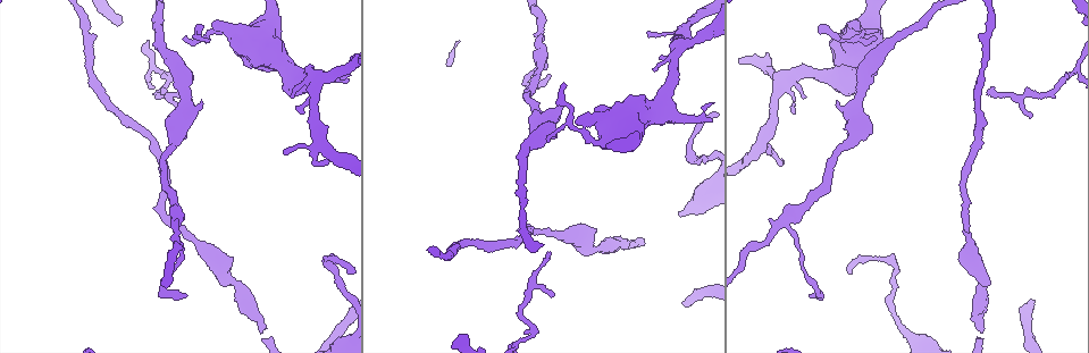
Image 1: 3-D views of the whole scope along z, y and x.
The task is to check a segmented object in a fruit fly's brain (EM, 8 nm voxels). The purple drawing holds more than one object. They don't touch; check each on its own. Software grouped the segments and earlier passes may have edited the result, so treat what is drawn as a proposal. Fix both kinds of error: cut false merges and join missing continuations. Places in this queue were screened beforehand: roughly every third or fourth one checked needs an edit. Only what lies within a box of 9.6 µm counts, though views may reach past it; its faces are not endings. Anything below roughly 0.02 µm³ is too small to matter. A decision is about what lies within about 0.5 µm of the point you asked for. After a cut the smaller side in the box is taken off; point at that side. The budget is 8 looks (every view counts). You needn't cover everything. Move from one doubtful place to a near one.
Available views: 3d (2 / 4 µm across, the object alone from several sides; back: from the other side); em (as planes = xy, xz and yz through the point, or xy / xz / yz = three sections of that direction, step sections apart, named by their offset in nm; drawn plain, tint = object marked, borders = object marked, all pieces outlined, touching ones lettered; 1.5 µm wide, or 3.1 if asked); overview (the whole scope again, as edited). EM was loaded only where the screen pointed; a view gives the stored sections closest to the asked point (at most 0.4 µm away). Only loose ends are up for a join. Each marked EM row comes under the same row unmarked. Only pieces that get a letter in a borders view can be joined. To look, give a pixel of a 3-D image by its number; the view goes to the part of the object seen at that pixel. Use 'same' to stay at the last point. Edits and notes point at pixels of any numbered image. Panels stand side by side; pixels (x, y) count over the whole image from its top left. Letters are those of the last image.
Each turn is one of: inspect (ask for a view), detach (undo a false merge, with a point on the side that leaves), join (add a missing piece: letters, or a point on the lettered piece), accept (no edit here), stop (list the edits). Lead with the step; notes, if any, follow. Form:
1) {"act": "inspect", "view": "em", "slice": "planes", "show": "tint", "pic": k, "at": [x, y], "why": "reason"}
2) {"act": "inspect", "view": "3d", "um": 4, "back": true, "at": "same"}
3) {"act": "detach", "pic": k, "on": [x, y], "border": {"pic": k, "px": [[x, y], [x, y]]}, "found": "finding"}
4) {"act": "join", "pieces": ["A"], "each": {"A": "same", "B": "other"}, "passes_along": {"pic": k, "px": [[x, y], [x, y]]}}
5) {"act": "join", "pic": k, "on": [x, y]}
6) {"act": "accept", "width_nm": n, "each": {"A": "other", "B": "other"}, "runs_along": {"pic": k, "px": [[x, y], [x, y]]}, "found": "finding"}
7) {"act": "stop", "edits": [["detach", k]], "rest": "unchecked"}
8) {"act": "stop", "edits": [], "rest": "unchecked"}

{"act": "inspect", "view": "em", "slice": "yz", "step": 8, "show": "borders", "pic": 1, "at": [786, 220], "why": "sharp bend"}

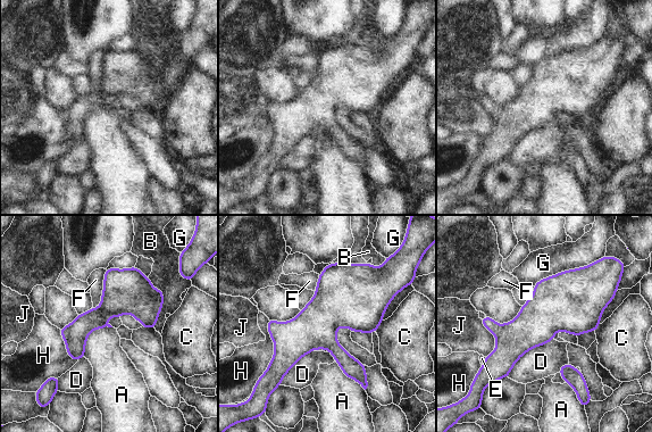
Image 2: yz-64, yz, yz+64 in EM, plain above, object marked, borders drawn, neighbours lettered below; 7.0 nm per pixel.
{"act": "accept", "each": {"A": "other", "B": "other", "C": "other", "D": "other", "E": "other", "F": "other", "G": "other", "H": "other", "J": "other"}, "border": {"pic": 2, "px": [[106, 270], [101, 304], [92, 308]]}, "found": "all the same neuron"}

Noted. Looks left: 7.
{"act": "inspect", "view": "em", "slice": "planes", "show": "borders", "pic": 1, "at": [283, 152], "why": "thin end"}

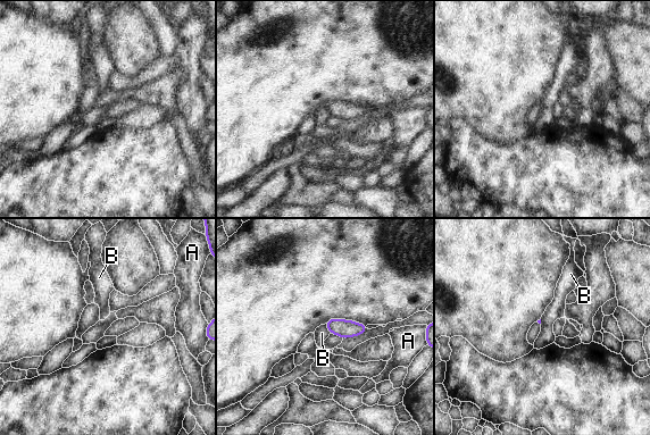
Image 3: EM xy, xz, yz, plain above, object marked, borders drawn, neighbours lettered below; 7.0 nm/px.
{"act": "accept", "each": {"A": "other", "B": "other"}, "border": {"pic": 3, "px": [[324, 324], [331, 333]]}, "found": "no lettered piece goes on from it"}

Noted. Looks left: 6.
{"act": "inspect", "view": "em", "slice": "xz", "step": 4, "show": "tint", "pic": 1, "at": [820, 26], "why": "thin end"}

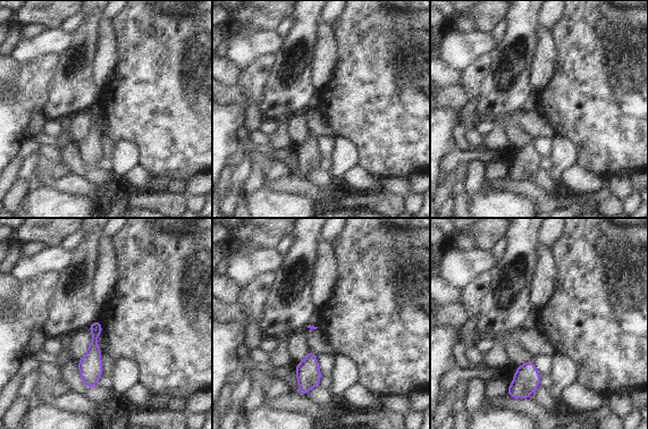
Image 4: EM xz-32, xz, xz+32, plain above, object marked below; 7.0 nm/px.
{"act": "inspect", "view": "em", "slice": "xz", "step": 4, "show": "borders", "at": "same"}

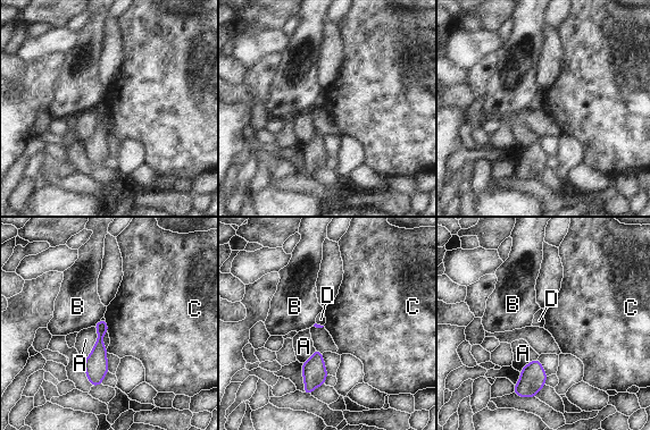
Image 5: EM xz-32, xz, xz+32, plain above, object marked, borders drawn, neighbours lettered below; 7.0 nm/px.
{"act": "accept", "each": {"A": "other", "B": "other", "C": "other", "D": "other"}, "border": {"pic": 5, "px": [[98, 336], [93, 350], [83, 359]]}, "found": "no lettered piece goes on from it"}

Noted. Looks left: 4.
{"act": "stop", "edits": [], "rest": "unchecked"}

